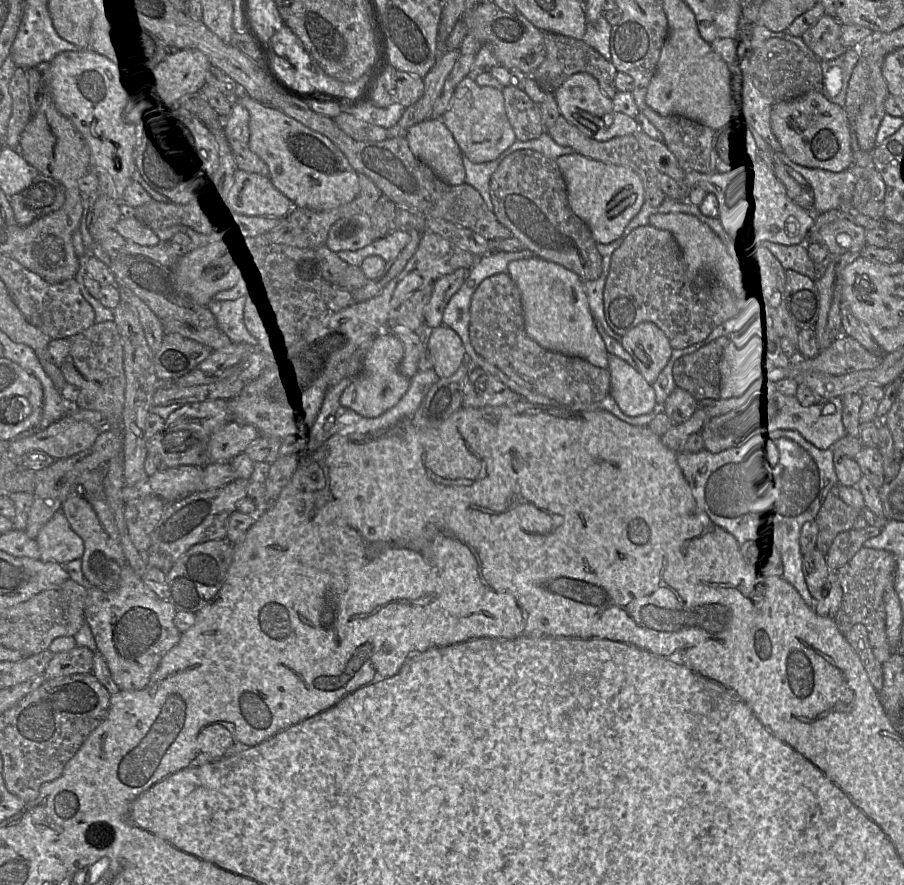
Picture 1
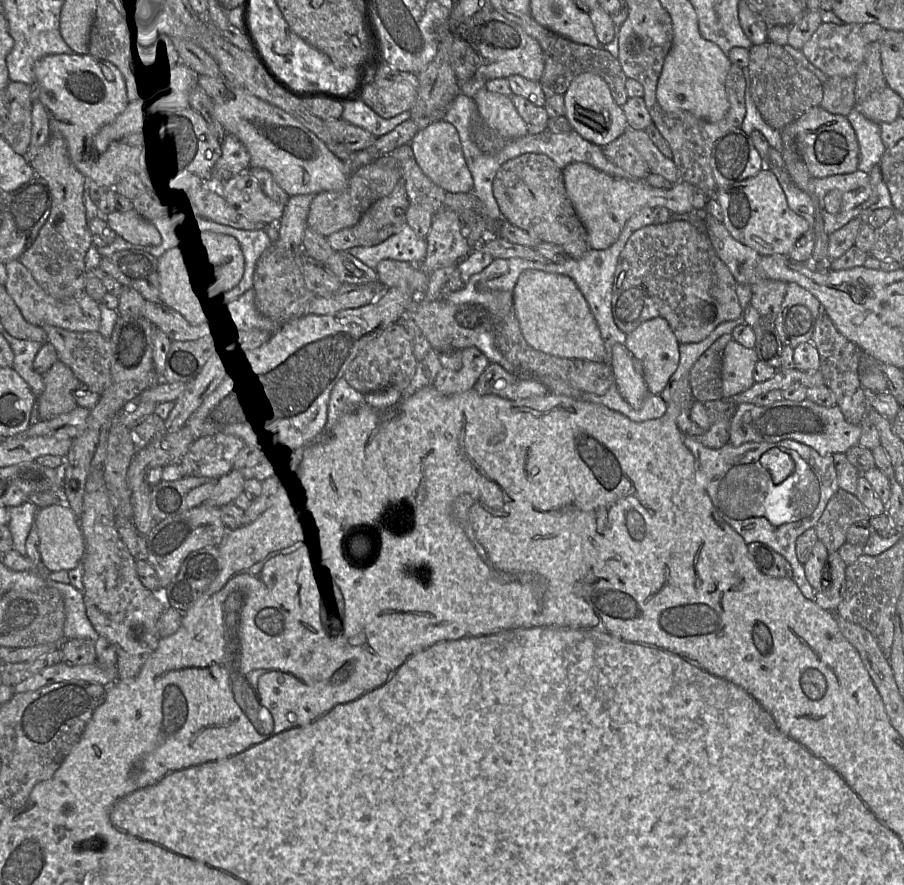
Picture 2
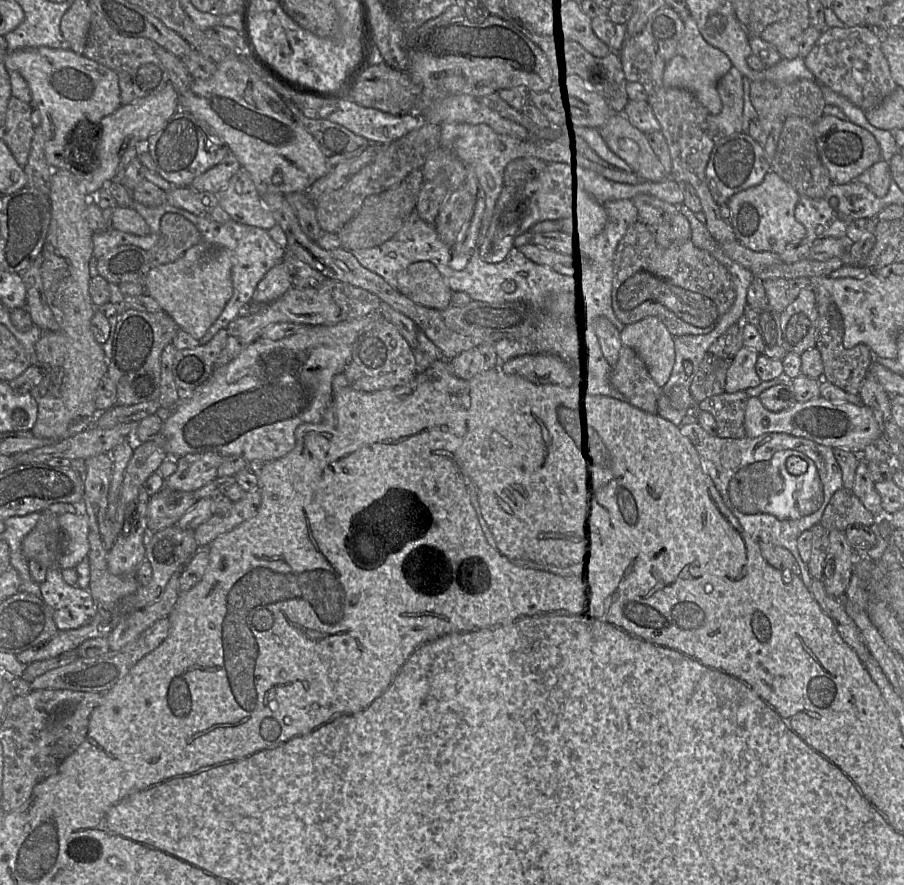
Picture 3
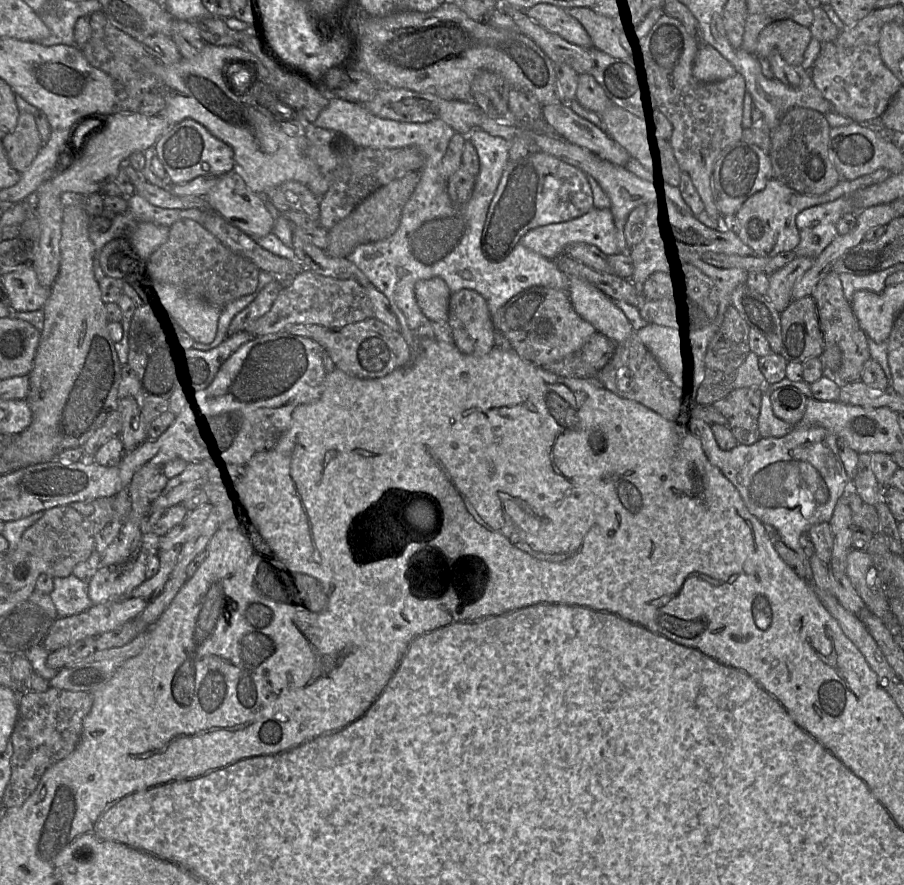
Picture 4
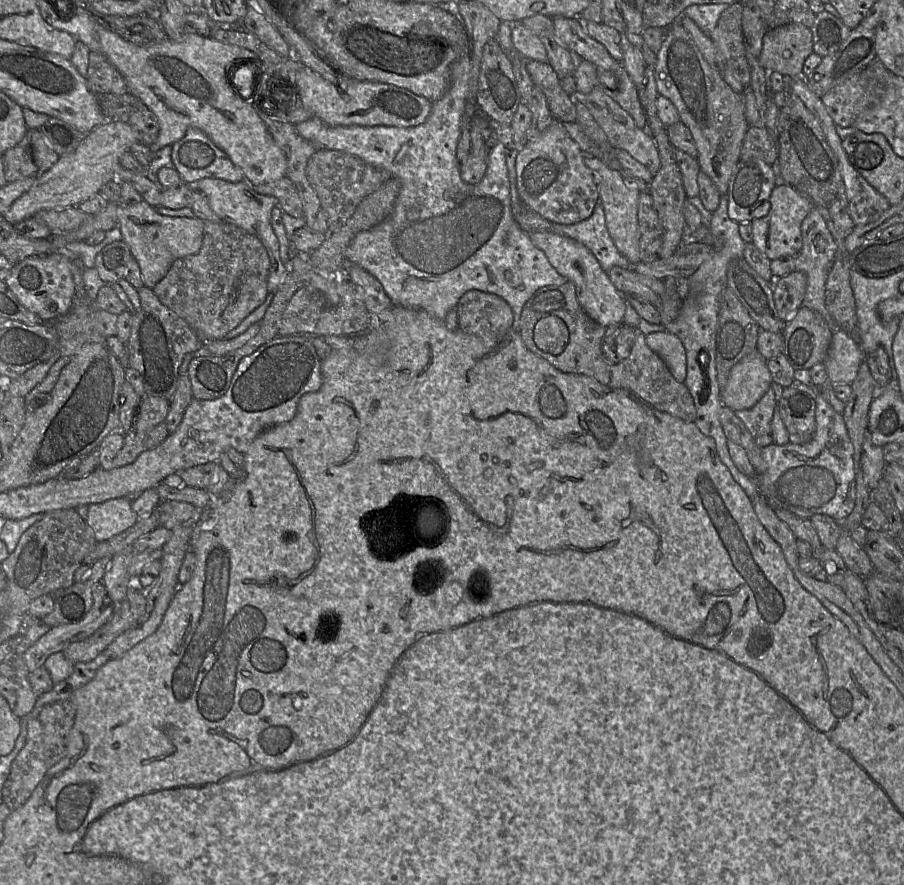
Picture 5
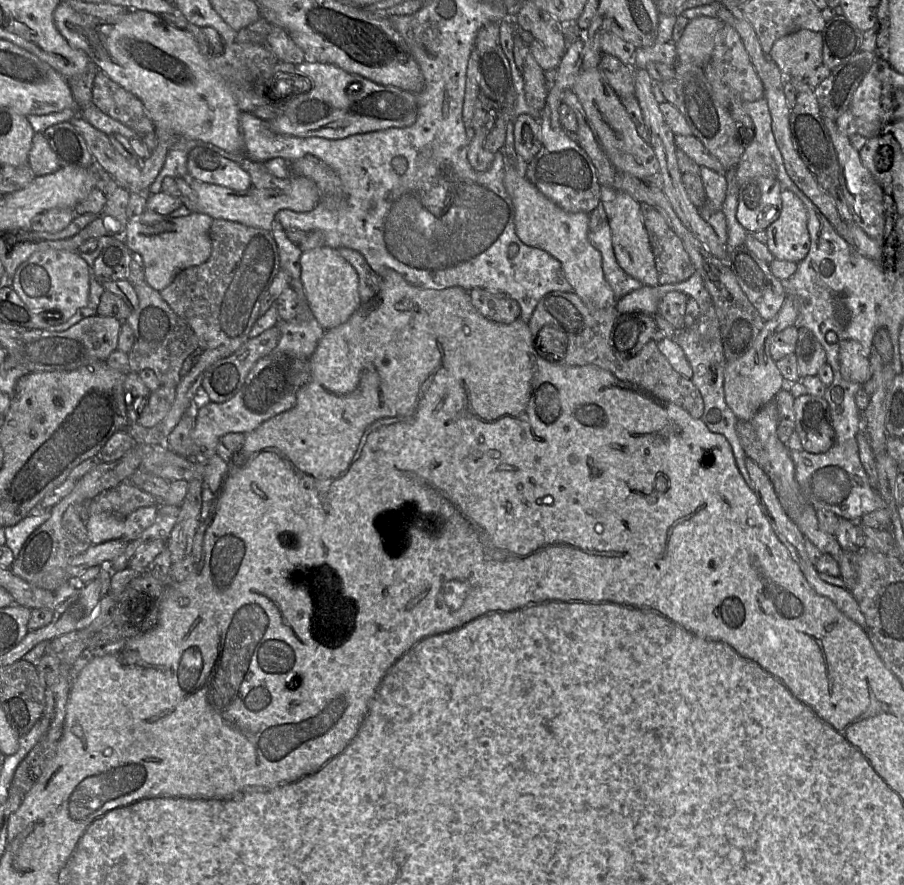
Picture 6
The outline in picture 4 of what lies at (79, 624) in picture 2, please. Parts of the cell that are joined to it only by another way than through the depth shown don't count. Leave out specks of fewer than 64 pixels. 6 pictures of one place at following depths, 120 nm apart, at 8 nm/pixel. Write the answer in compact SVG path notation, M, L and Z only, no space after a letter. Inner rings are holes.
M73 575L64 578L53 578L53 590L49 594L59 618L80 614L93 606L87 593L87 583Z

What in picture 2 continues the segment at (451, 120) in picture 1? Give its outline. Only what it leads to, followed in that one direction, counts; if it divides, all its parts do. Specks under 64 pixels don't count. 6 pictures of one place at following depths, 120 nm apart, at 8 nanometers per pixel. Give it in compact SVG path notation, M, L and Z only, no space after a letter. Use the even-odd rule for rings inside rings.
M480 88L473 96L478 121L472 131L476 145L485 153L499 152L509 140L524 137L527 128L509 96Z

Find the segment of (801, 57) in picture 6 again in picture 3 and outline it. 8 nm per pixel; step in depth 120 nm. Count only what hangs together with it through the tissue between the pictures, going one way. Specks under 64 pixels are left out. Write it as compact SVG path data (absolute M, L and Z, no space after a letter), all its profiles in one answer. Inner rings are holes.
M780 21L767 26L760 37L770 43L782 58L792 60L799 56L803 31L796 23Z

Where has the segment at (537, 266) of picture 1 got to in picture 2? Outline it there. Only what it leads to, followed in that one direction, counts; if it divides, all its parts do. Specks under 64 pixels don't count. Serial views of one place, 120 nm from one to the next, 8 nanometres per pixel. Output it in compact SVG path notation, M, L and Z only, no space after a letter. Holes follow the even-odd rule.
M525 270L513 290L514 308L526 342L541 352L569 359L604 362L606 349L590 307L570 277L541 270Z

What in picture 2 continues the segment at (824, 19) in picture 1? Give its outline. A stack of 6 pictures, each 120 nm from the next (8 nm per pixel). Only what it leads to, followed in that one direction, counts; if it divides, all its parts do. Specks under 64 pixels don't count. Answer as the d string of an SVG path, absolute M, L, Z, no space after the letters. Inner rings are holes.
M822 22L804 44L802 52L811 64L829 77L855 77L858 68L864 61L868 45L869 42L861 33L861 25L837 25Z

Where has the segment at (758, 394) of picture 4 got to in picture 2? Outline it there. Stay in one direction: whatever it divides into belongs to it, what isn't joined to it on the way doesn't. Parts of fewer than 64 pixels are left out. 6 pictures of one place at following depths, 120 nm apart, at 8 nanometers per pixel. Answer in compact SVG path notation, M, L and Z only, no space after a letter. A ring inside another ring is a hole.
M731 399L706 401L703 403L710 420L710 427L701 437L701 443L712 449L719 449L729 442L731 421L738 405Z

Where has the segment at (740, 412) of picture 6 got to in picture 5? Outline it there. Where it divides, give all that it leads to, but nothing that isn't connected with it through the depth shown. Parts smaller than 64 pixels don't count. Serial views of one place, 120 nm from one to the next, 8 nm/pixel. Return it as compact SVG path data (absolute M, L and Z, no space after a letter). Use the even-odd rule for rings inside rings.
M800 271L773 280L775 309L783 322L789 320L802 306L806 283L806 275ZM755 349L731 369L728 381L720 389L722 403L732 411L752 408L773 387L771 373L767 367L767 360Z

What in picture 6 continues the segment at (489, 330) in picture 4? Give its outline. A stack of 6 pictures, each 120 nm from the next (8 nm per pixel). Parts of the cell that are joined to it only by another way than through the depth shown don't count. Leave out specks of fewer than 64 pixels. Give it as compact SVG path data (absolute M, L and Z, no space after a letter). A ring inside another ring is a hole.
M481 288L469 291L471 302L485 318L502 324L510 324L520 317L519 304L503 293L491 293Z

